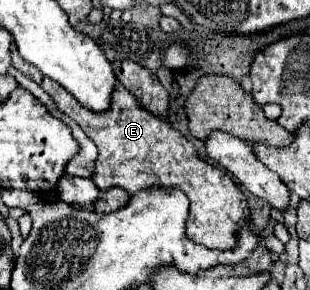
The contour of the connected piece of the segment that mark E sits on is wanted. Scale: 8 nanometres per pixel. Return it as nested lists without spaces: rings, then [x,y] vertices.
[[[40,72],[32,76],[56,102],[56,106],[70,116],[86,136],[98,146],[96,172],[92,182],[100,190],[110,190],[114,186],[126,190],[128,194],[136,194],[146,188],[168,188],[168,190],[184,190],[190,200],[190,214],[186,220],[186,236],[196,244],[202,244],[212,250],[232,250],[236,248],[236,232],[248,224],[250,208],[244,192],[236,186],[234,178],[218,166],[202,160],[194,146],[168,122],[158,116],[152,116],[132,94],[124,88],[114,92],[112,108],[108,112],[96,114],[78,104],[74,96],[70,96],[62,86],[54,80],[44,78]]]

